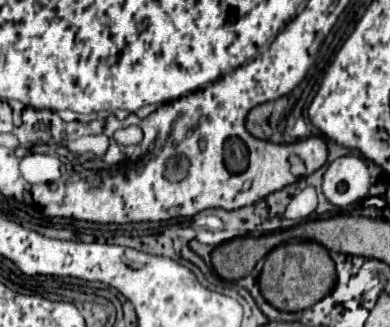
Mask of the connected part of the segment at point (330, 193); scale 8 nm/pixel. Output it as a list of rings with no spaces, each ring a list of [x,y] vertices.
[[[348,154],[334,160],[324,172],[322,192],[334,206],[348,206],[368,196],[370,170],[366,160]]]

